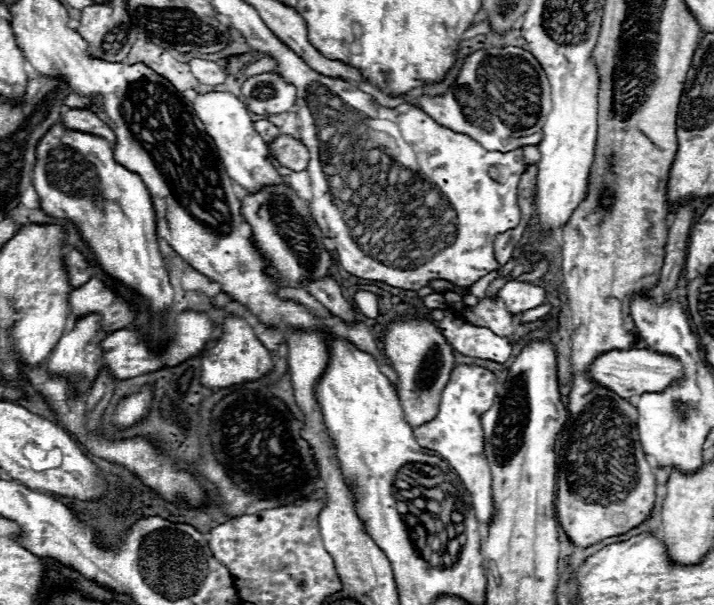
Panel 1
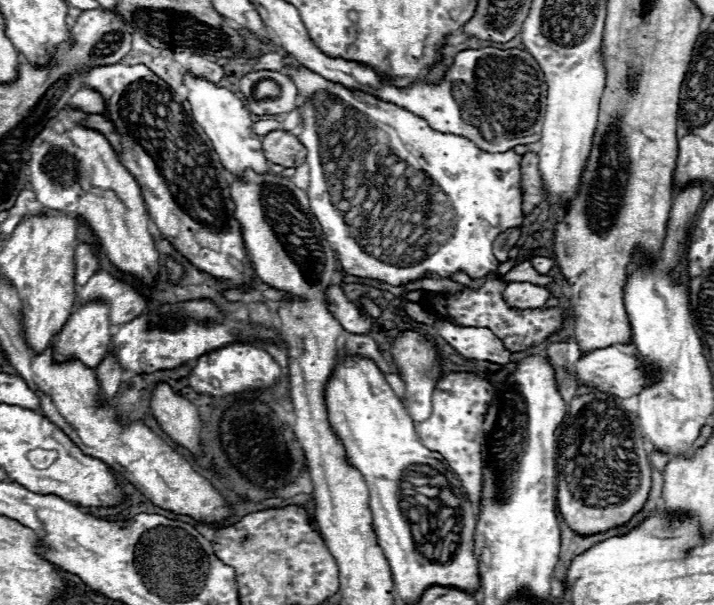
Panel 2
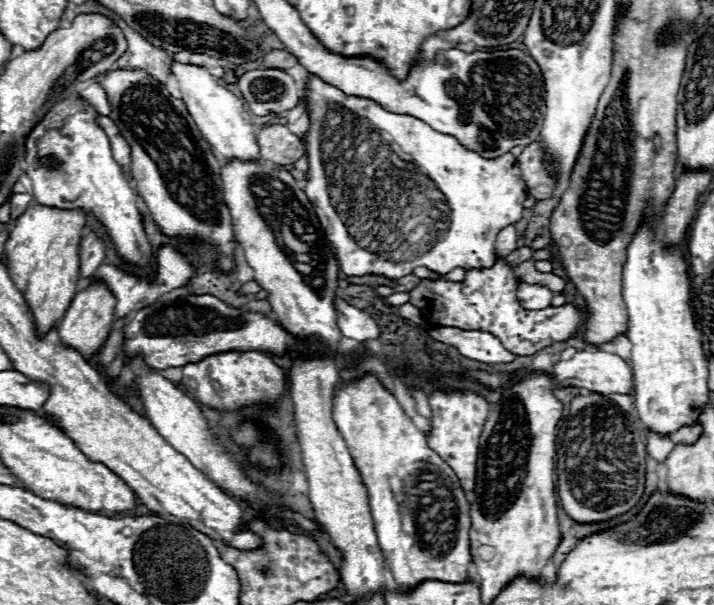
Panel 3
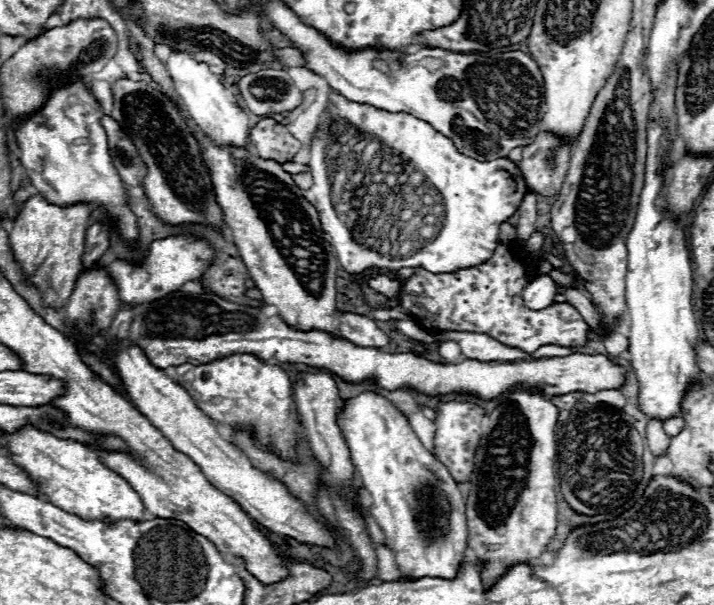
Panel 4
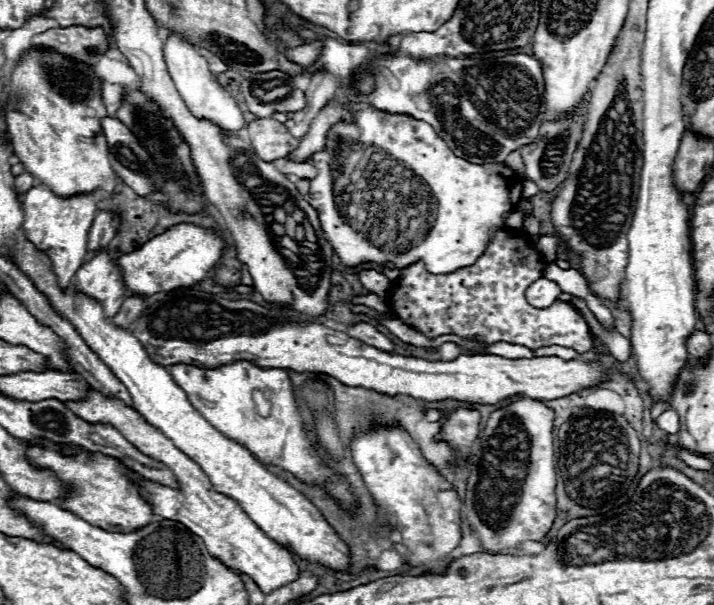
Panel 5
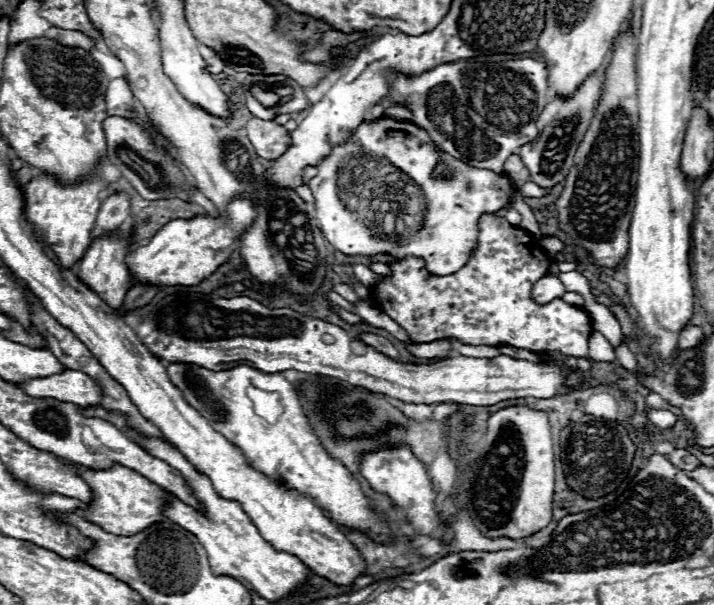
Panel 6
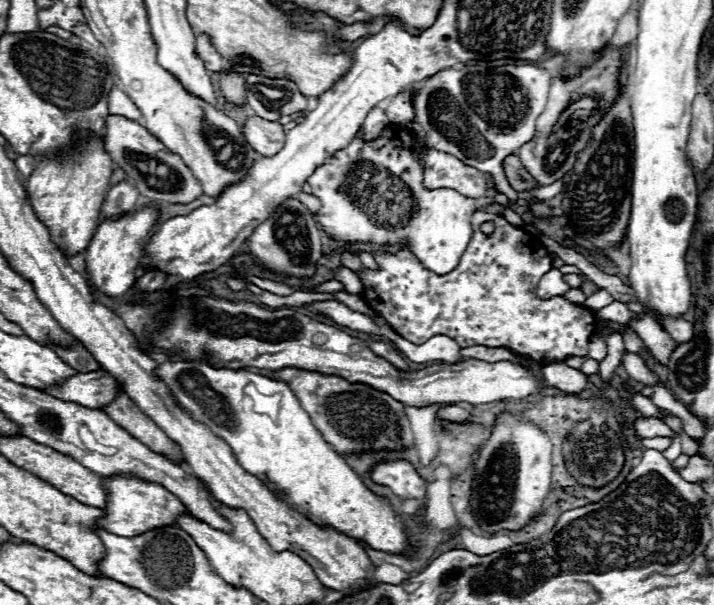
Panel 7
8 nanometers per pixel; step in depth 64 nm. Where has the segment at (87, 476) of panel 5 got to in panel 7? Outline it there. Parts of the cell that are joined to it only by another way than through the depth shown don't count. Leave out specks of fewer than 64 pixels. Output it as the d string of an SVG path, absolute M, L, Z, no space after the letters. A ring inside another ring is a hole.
M104 478L104 484L108 486L110 494L104 510L106 518L100 518L98 522L112 534L132 538L134 534L144 534L146 530L154 530L158 526L176 526L176 518L188 514L188 508L182 504L182 500L158 484L138 478Z

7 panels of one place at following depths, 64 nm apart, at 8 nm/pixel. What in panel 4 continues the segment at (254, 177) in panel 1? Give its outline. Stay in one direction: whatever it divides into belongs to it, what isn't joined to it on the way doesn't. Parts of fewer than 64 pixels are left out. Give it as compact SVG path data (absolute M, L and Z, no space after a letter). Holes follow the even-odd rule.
M172 50L168 56L168 72L174 80L174 86L188 110L188 114L196 120L198 126L216 142L216 144L234 144L234 146L244 146L248 138L248 114L238 106L234 94L226 90L218 76L208 70L208 64L196 62L188 52L182 50Z

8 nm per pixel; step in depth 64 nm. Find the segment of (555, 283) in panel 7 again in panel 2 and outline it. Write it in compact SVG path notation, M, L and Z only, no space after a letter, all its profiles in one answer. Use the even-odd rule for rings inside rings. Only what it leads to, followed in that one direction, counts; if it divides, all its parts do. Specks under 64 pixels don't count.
M510 282L504 296L514 308L542 308L550 298L550 290L530 282Z

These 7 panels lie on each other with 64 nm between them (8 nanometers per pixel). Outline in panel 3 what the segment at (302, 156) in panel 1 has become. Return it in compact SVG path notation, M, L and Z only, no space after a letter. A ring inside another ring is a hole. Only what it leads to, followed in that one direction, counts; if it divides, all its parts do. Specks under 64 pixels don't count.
M266 124L258 134L256 142L262 150L262 158L280 166L294 164L304 154L304 144L284 124Z

